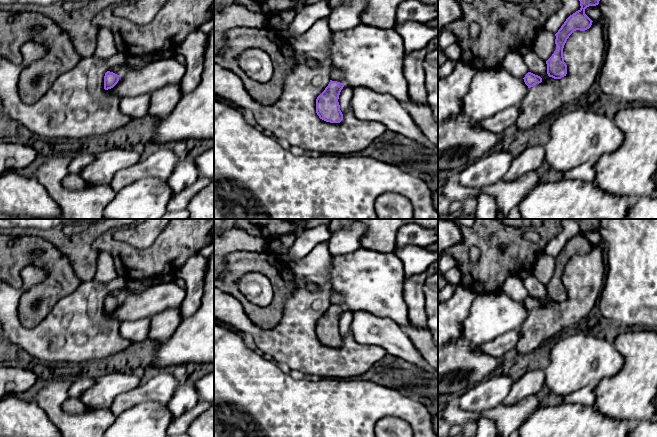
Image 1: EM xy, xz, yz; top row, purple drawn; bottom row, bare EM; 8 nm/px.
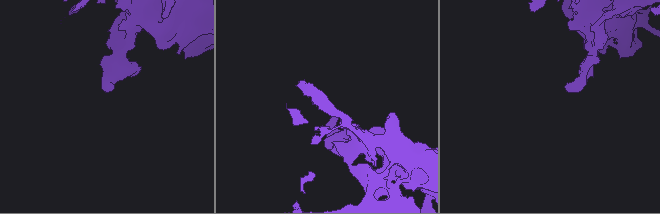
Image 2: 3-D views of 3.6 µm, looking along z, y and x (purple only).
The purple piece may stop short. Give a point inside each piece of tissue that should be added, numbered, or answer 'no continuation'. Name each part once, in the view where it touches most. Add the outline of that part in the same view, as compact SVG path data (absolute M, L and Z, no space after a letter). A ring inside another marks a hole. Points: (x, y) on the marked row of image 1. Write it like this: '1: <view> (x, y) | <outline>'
no continuation

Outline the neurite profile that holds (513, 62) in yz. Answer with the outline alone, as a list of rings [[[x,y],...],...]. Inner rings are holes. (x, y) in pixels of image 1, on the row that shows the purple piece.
[[[515,50],[506,54],[501,66],[515,77],[524,78],[528,73],[528,68],[522,55]]]

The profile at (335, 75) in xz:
[[[331,66],[330,72],[329,72],[330,80],[337,81],[340,83],[343,83],[343,73],[336,69],[335,67]]]

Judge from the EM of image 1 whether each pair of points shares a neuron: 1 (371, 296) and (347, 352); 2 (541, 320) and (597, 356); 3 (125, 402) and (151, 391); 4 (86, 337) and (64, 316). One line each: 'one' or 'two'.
1: two
2: two
3: one
4: one

